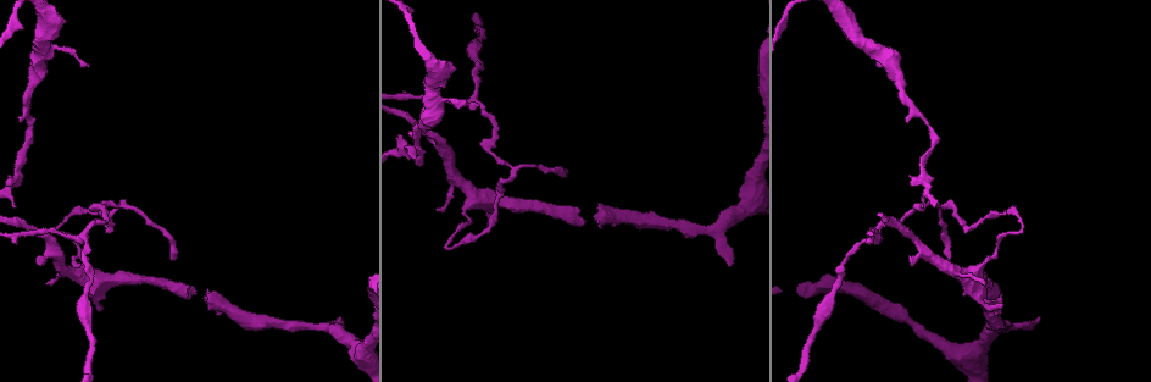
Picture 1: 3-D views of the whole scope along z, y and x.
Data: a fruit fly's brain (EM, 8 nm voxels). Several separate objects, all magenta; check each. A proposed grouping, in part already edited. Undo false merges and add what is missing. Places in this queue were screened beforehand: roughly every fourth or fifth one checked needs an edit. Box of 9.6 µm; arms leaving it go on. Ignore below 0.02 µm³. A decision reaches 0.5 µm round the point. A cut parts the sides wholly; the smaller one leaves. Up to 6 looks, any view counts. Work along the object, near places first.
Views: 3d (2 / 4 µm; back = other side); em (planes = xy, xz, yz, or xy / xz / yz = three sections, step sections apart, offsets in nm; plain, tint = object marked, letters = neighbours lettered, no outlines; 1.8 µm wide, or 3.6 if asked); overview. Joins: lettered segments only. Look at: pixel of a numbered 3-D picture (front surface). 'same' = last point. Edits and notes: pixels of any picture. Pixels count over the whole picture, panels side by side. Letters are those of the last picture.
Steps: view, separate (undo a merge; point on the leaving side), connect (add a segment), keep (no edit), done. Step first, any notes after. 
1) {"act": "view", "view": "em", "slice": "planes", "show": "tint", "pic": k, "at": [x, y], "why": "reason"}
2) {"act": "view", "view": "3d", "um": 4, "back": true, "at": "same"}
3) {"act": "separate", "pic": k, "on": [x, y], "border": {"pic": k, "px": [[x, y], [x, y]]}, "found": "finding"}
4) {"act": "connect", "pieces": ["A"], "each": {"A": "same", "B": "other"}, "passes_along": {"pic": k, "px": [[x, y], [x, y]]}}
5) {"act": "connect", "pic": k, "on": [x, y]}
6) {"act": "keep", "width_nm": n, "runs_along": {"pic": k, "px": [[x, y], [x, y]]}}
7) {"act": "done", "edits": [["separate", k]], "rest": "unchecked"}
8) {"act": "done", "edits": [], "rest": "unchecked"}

{"act": "view", "view": "em", "slice": "planes", "show": "letters", "pic": 1, "at": [208, 297], "why": "long arm stops here"}

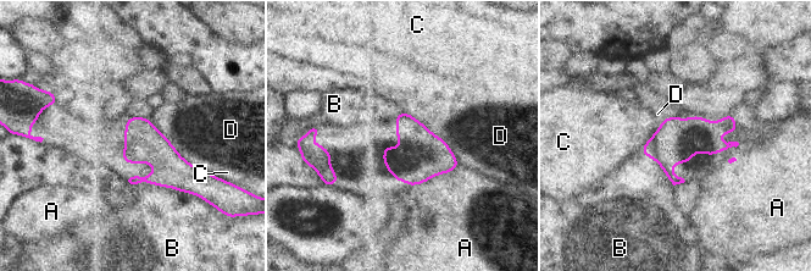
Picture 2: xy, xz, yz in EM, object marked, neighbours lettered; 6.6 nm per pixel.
{"act": "keep", "each": {"A": "other", "B": "other", "C": "other", "D": "other"}, "border": {"pic": 2, "px": [[415, 119], [445, 142], [459, 165]]}, "found": "none of them fits"}

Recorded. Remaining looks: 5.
{"act": "view", "view": "3d", "um": 2, "pic": 1, "at": [908, 258], "why": "an open end"}

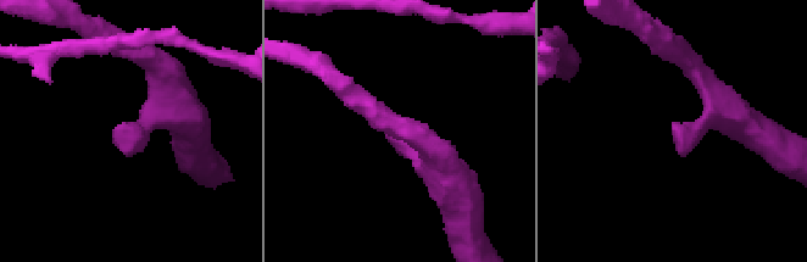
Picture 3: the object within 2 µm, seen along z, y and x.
{"act": "view", "view": "em", "slice": "yz", "step": 16, "show": "letters", "pic": 3, "at": [120, 126], "why": "need the tissue"}

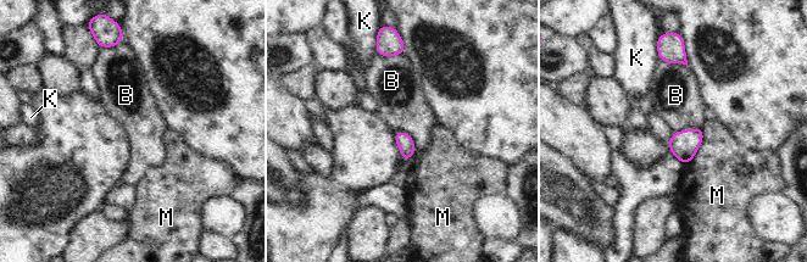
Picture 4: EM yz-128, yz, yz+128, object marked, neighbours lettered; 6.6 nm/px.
{"act": "keep", "each": {"B": "other", "K": "other", "M": "other"}, "found": "no lettered segment goes on from it"}

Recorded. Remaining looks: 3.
{"act": "view", "view": "3d", "um": 4, "pic": 1, "at": [879, 65], "why": "thin end"}

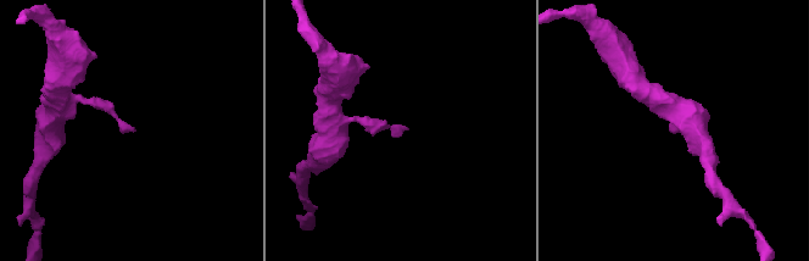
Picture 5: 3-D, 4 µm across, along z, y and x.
{"act": "view", "view": "em", "slice": "xy", "step": 16, "show": "letters", "pic": 5, "at": [673, 129], "why": "now the EM"}

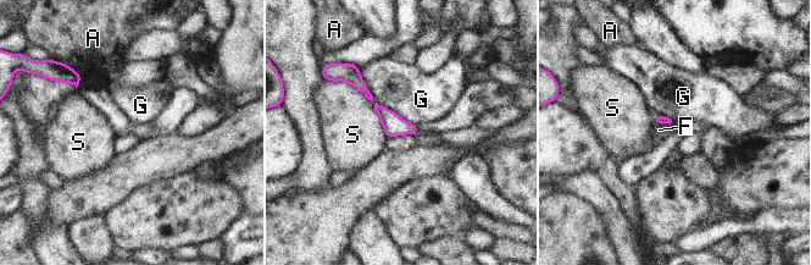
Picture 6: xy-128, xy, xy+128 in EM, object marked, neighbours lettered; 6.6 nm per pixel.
{"act": "view", "view": "em", "slice": "planes", "show": "letters", "at": "same", "why": "another direction"}

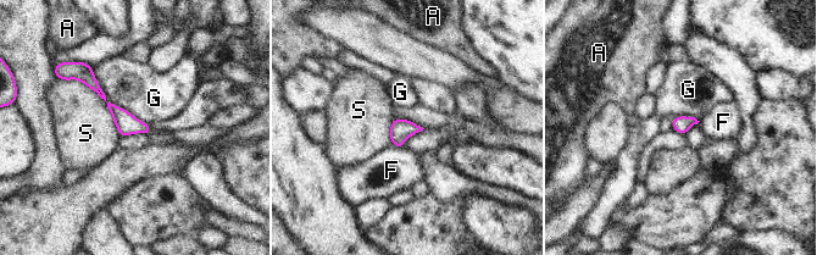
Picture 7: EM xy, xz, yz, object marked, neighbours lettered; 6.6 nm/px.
{"act": "keep", "each": {"A": "other", "F": "other", "G": "other", "S": "other"}, "border": {"pic": 7, "px": [[92, 67], [107, 101], [150, 125]]}, "found": "no lettered segment goes on from it"}

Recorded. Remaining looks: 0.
{"act": "done", "edits": [], "rest": "unchecked"}

